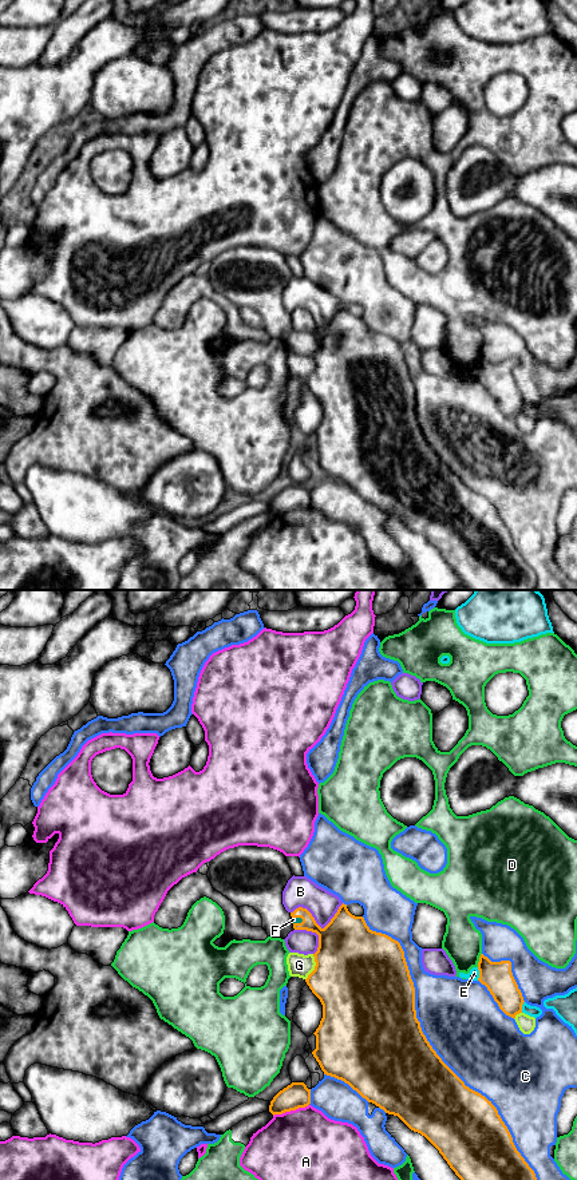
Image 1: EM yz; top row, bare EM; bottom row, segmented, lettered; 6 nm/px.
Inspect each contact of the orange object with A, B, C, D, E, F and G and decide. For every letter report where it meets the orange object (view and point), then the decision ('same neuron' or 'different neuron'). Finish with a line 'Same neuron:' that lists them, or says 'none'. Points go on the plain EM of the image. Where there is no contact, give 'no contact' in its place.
A: contact yz (291, 510); different neuron
B: contact yz (316, 324); different neuron
C: contact yz (433, 450); different neuron
D: contact yz (479, 360); different neuron
E: contact yz (479, 375); different neuron
F: contact yz (297, 317); same neuron
G: contact yz (315, 368); different neuron
Same neuron: F

